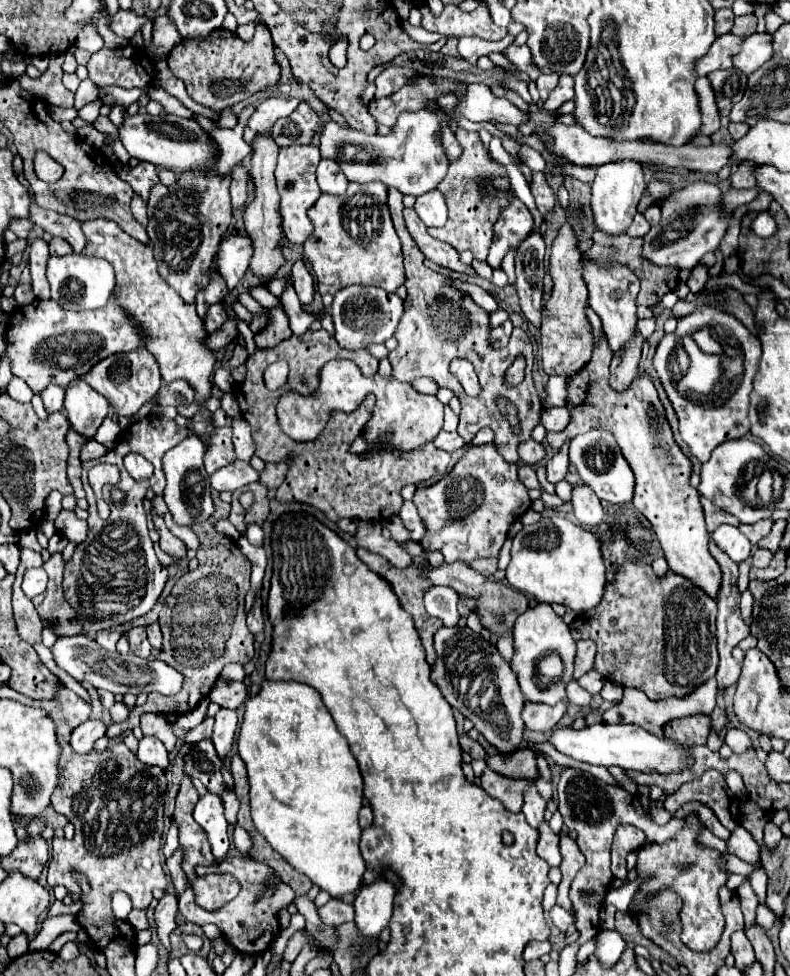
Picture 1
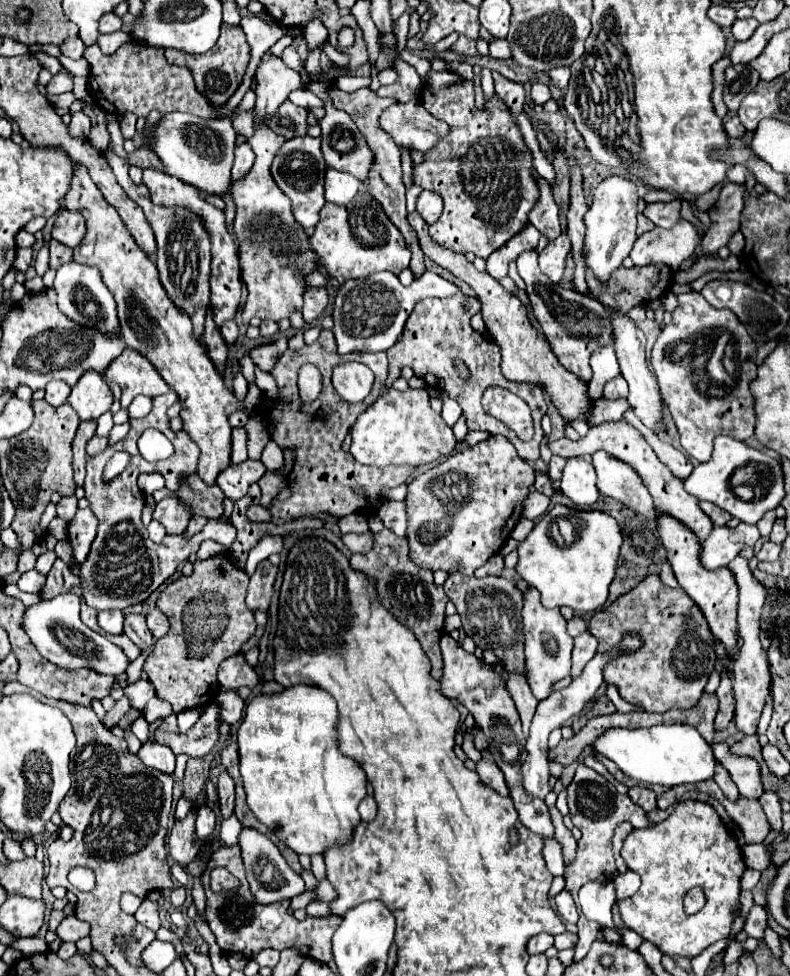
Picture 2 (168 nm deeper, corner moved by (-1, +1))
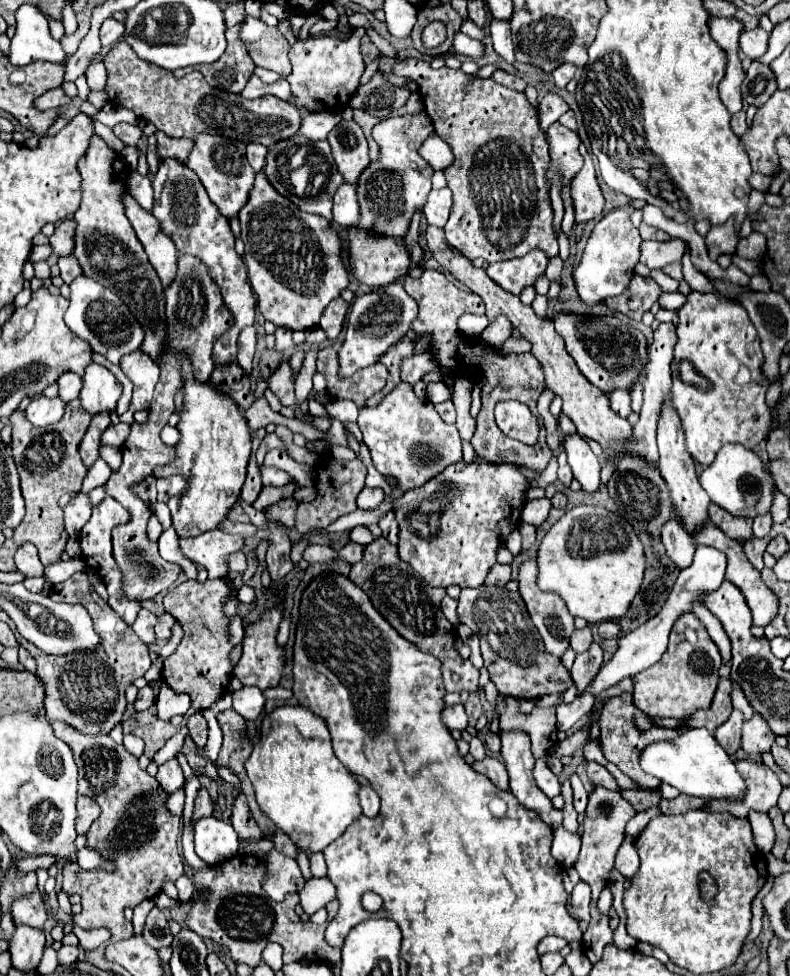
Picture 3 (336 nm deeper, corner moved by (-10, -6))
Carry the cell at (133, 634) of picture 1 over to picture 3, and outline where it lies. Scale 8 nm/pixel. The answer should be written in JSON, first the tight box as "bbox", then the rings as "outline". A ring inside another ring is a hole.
{"bbox":[131,610,157,646],"outline":[[[141,610],[141,612],[137,614],[135,624],[133,624],[131,628],[133,628],[133,632],[135,632],[147,646],[151,646],[151,644],[155,644],[155,640],[157,640],[157,638],[155,638],[155,632],[153,632],[155,624],[157,624],[157,616],[151,614],[149,610]]]}

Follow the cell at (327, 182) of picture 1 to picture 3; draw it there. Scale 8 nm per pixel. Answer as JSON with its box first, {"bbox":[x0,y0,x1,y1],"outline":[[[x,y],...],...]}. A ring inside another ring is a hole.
{"bbox":[333,182,359,226],"outline":[[[343,182],[333,196],[333,220],[339,226],[351,226],[359,222],[359,198],[355,196],[355,184]]]}

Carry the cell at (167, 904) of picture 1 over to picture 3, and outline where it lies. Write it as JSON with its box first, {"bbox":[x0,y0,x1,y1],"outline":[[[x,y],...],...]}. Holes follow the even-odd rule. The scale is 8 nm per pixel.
{"bbox":[175,876,193,902],"outline":[[[181,876],[177,882],[175,882],[177,890],[179,890],[179,900],[181,902],[187,902],[191,896],[193,896],[193,882],[187,878],[187,876]]]}

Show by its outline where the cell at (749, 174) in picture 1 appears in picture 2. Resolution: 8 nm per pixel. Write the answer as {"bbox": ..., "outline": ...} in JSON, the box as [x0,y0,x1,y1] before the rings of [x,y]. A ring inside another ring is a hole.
{"bbox":[702,181,744,253],"outline":[[[728,181],[722,185],[720,197],[716,201],[718,207],[708,211],[712,225],[706,229],[702,239],[702,249],[706,253],[714,253],[720,247],[728,245],[730,237],[740,229],[742,195],[744,195],[744,185],[736,185]]]}

